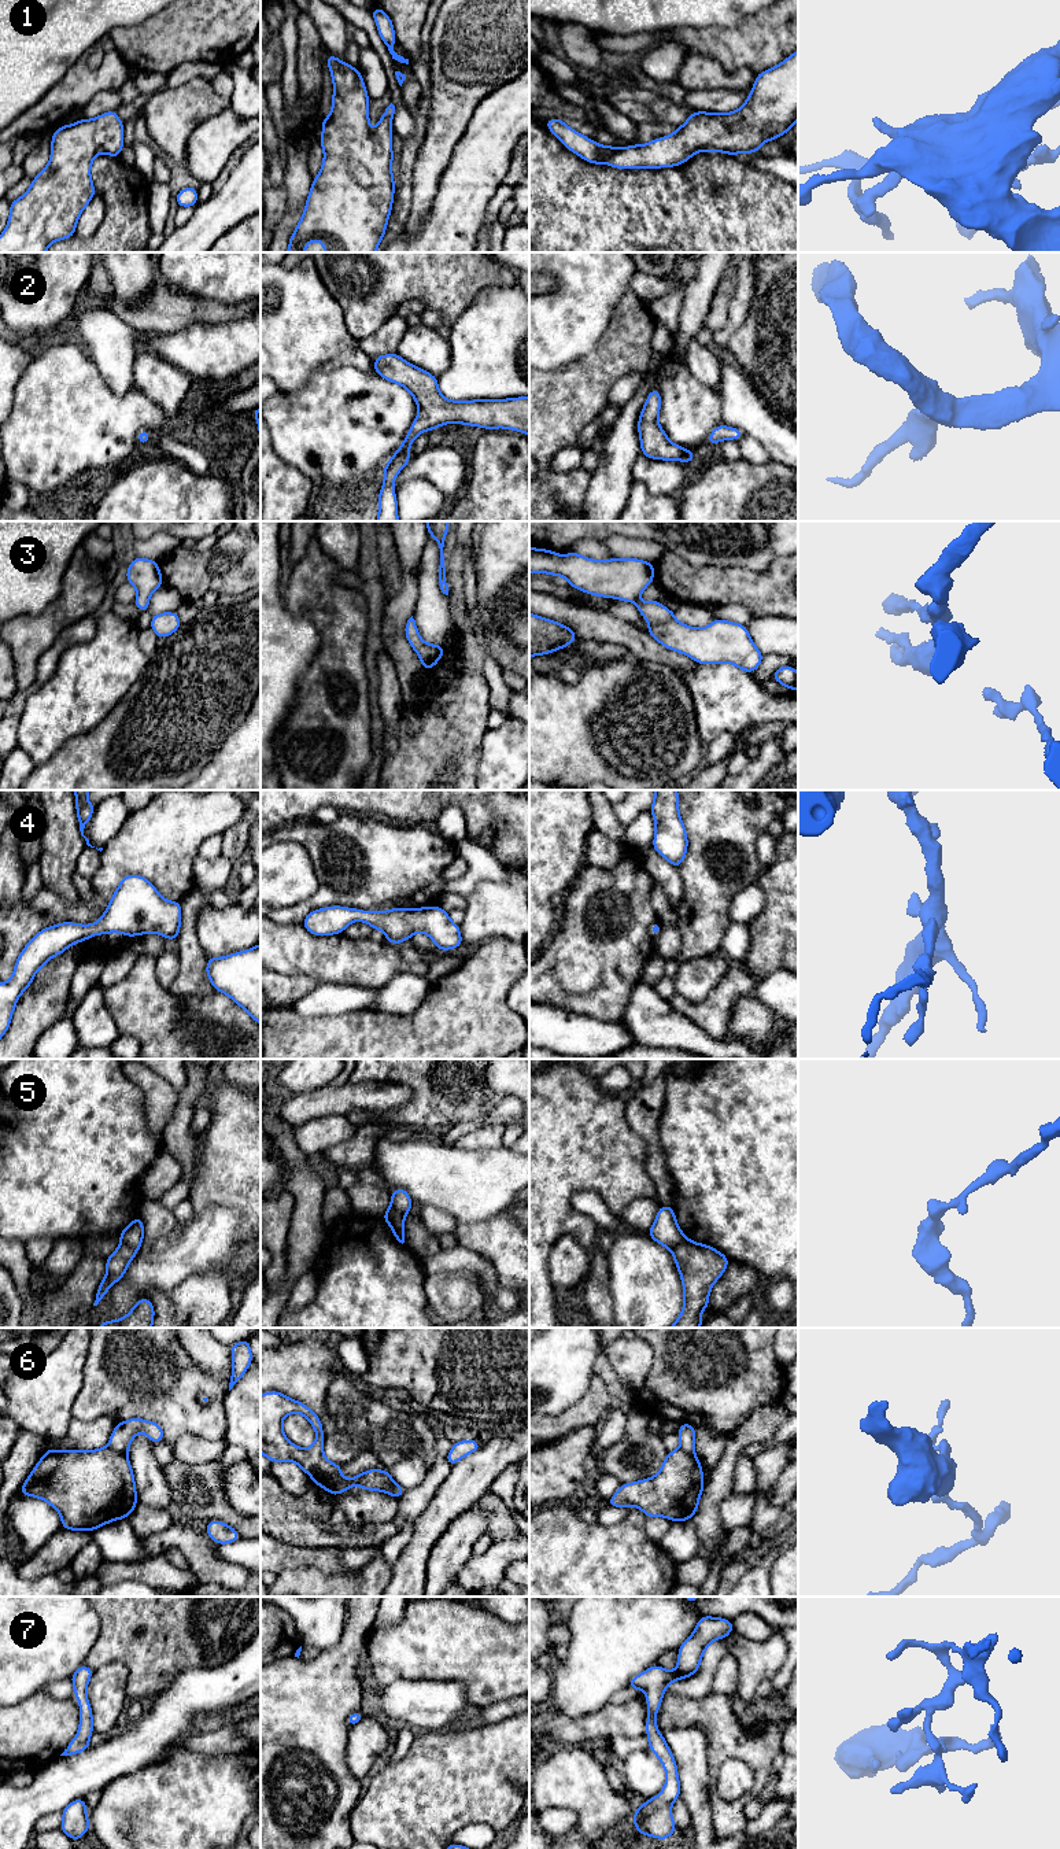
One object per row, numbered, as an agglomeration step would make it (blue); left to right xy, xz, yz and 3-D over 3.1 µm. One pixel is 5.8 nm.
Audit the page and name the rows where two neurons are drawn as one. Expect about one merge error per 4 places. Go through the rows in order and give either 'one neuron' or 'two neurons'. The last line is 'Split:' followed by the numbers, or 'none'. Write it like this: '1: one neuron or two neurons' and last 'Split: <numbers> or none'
1: one neuron
2: one neuron
3: one neuron
4: one neuron
5: two neurons
6: two neurons
7: one neuron
Split: 5, 6

